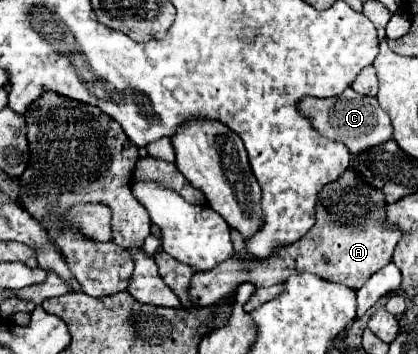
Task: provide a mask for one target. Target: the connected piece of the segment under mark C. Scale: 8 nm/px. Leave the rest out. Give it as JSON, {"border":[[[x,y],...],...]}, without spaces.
{"border":[[[352,89],[344,91],[340,97],[330,97],[330,99],[316,99],[316,97],[302,97],[298,101],[298,111],[312,123],[312,127],[332,139],[340,141],[348,147],[352,155],[362,153],[364,149],[376,147],[392,139],[392,123],[388,113],[378,105],[376,97],[364,97],[358,93],[352,93]]]}

